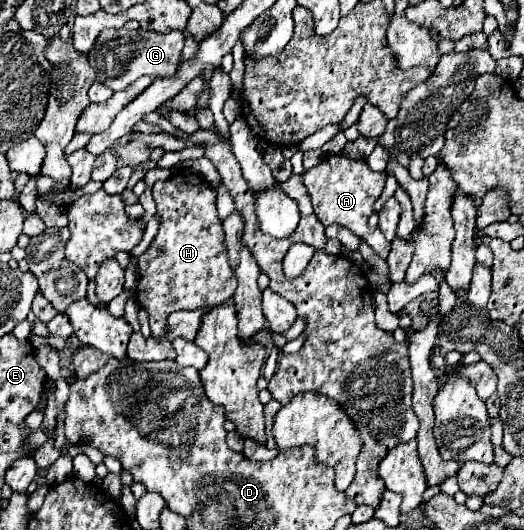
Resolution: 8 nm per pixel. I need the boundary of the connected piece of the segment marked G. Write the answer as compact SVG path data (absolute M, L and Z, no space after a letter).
M125 28L107 30L99 34L99 40L95 42L93 52L89 54L89 64L91 68L95 68L97 82L105 84L111 90L123 90L139 76L157 76L157 78L175 76L181 62L183 44L185 44L183 32L161 34L155 30L141 28L135 32L129 32Z

